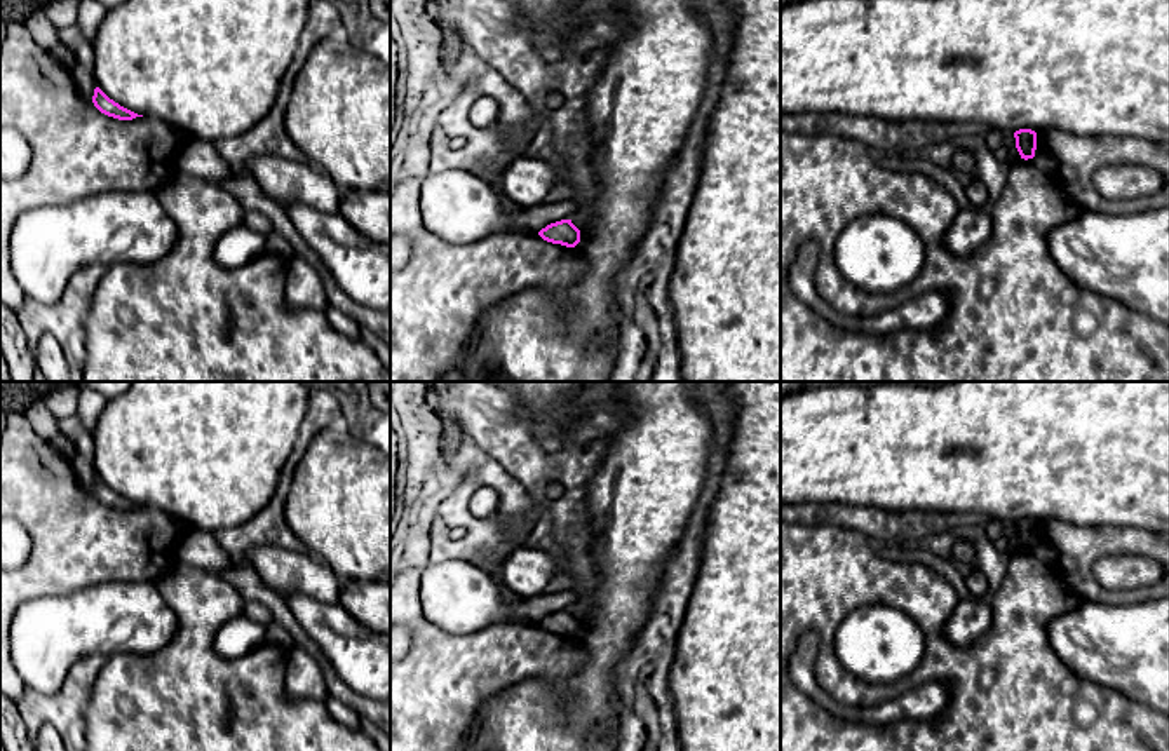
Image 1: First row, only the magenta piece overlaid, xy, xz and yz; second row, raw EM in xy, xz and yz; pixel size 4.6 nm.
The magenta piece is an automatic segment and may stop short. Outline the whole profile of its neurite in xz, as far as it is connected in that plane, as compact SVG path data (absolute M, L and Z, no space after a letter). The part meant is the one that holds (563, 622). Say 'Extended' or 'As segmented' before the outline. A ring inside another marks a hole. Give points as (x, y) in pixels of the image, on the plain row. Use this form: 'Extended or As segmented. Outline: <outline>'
As segmented. Outline: M571 610L551 613L542 619L538 626L547 633L561 634L566 638L575 638L580 633L580 620L571 613Z

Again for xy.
As segmented. Outline: M99 477L94 479L92 493L101 504L118 511L132 511L136 507L143 507L110 490Z

